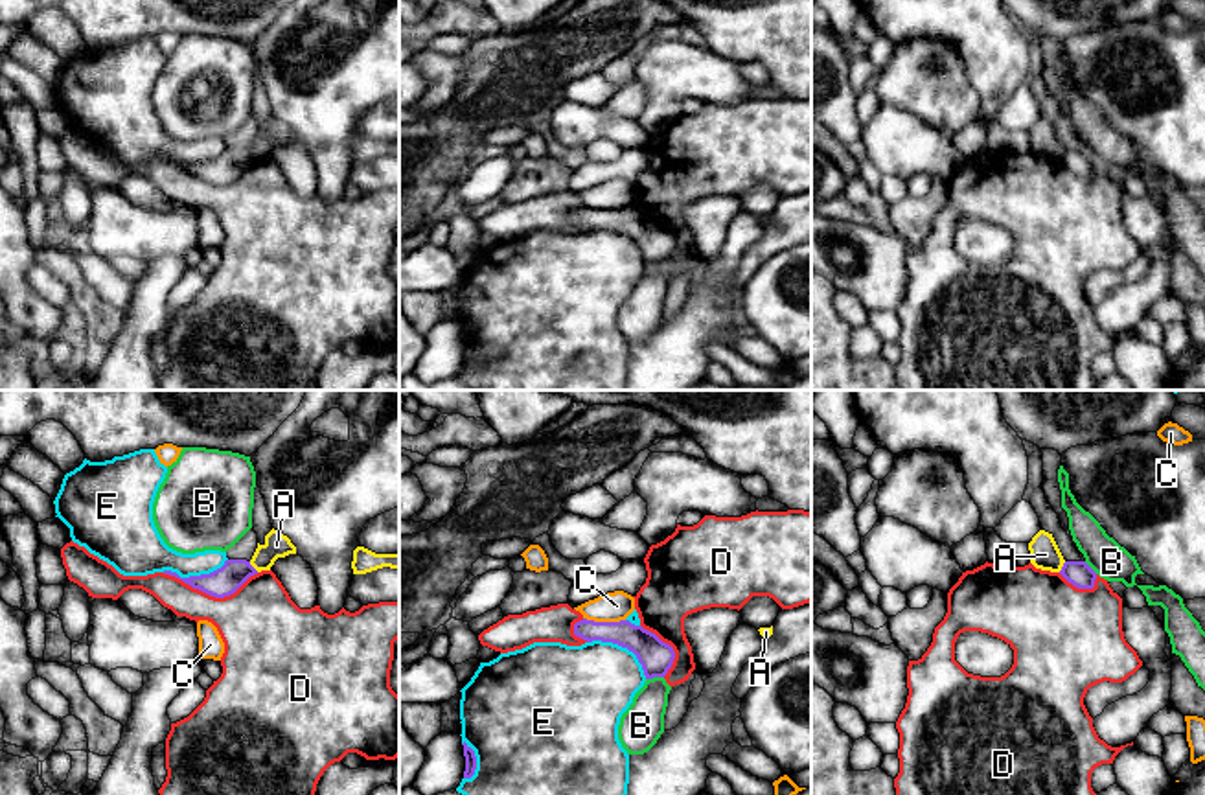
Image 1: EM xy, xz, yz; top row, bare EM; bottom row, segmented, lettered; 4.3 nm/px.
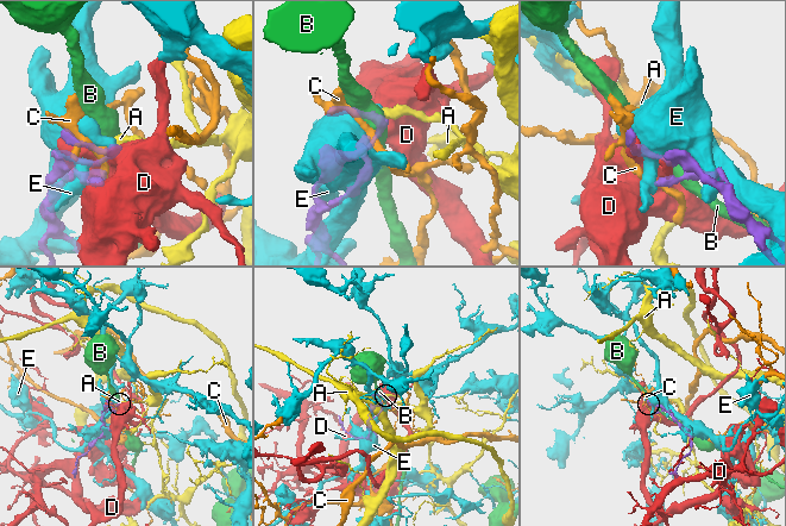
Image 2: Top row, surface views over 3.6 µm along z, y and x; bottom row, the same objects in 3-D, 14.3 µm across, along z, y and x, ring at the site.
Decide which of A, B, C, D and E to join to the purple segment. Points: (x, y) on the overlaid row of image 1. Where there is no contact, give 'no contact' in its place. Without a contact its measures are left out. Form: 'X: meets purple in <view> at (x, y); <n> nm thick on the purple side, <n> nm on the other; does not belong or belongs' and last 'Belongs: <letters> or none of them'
A: meets purple in xy at (252, 567); 130 nm thick on the purple side, 110 nm on the other; does not belong
B: meets purple in xz at (654, 676); 140 nm thick on the purple side, 190 nm on the other; does not belong
C: meets purple in xz at (604, 622); 140 nm thick on the purple side, 130 nm on the other; does not belong
D: meets purple in xy at (210, 595); 130 nm thick on the purple side, 340 nm on the other; does not belong
E: meets purple in xz at (622, 646); 140 nm thick on the purple side, 380 nm on the other; does not belong
Belongs: none of them

